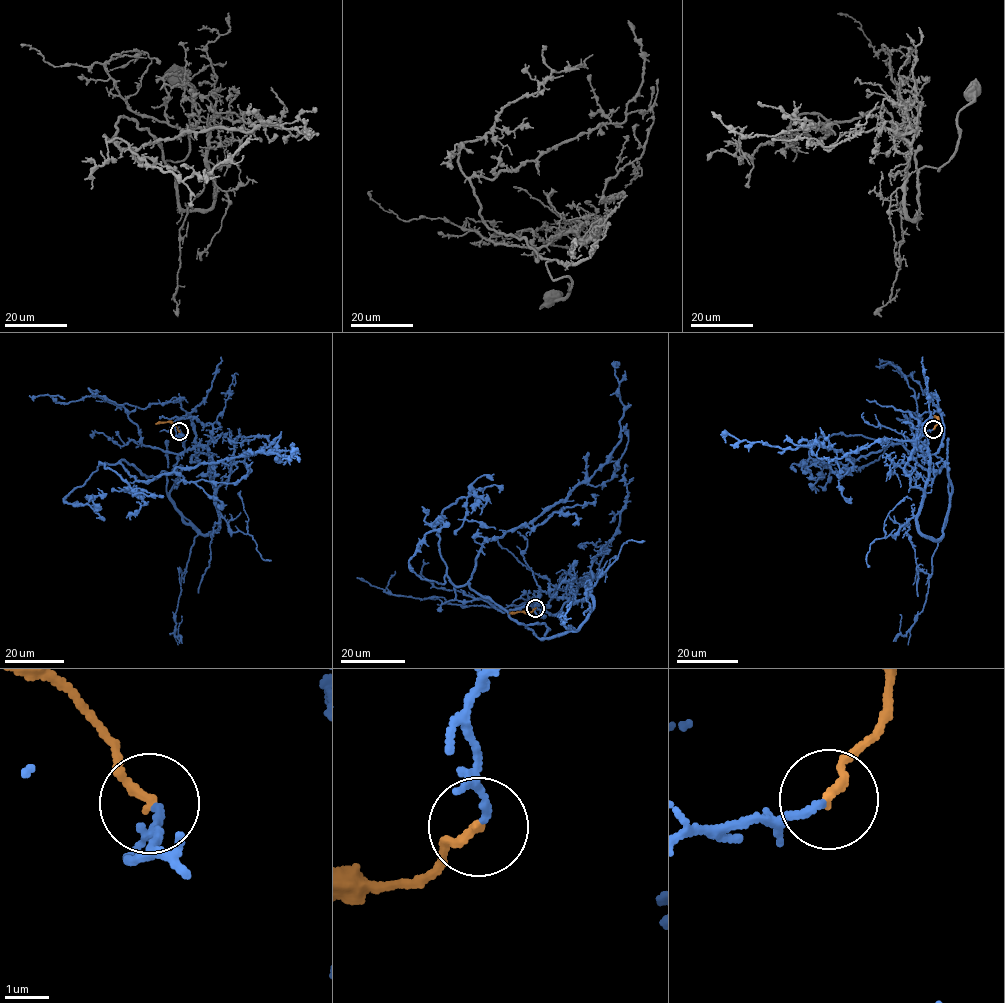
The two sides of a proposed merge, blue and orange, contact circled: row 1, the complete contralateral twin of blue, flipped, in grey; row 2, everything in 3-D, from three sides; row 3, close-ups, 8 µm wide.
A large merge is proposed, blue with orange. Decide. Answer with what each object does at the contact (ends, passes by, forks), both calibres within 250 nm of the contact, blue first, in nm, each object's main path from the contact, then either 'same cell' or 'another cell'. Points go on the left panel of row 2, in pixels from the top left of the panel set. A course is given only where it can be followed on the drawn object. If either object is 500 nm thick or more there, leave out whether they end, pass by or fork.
blue ends; orange ends; calibres 160 and 200 nm; course blue (179, 432), (209, 458), (219, 524), (202, 534), (169, 494), (180, 466), (120, 461), (140, 481), (295, 458); course orange (179, 431), (169, 422), (156, 424); same cell

